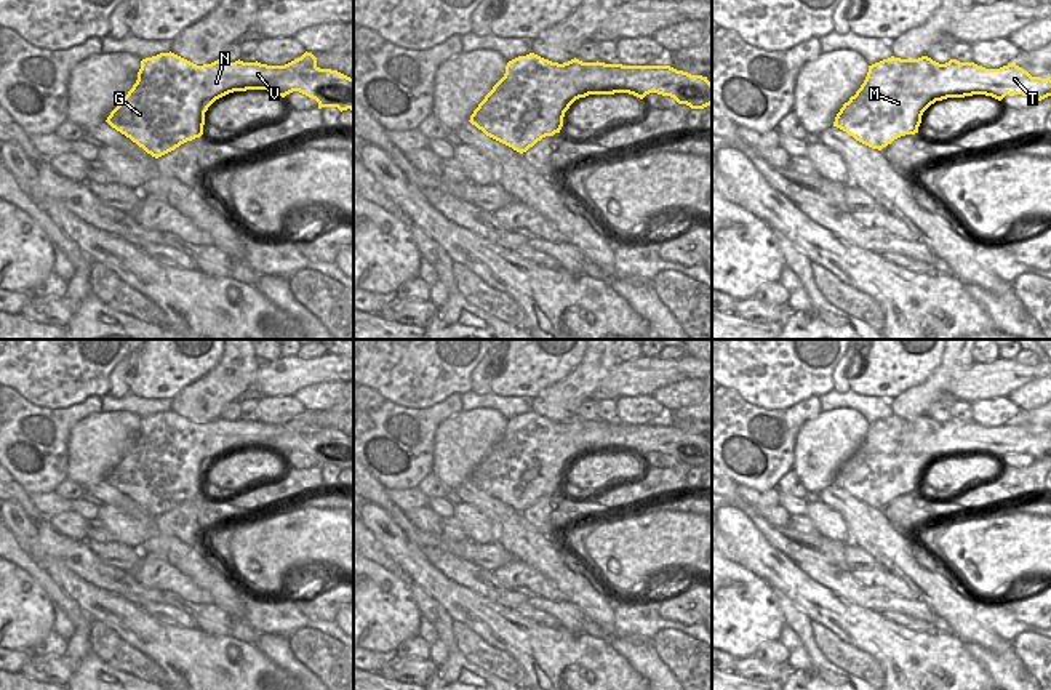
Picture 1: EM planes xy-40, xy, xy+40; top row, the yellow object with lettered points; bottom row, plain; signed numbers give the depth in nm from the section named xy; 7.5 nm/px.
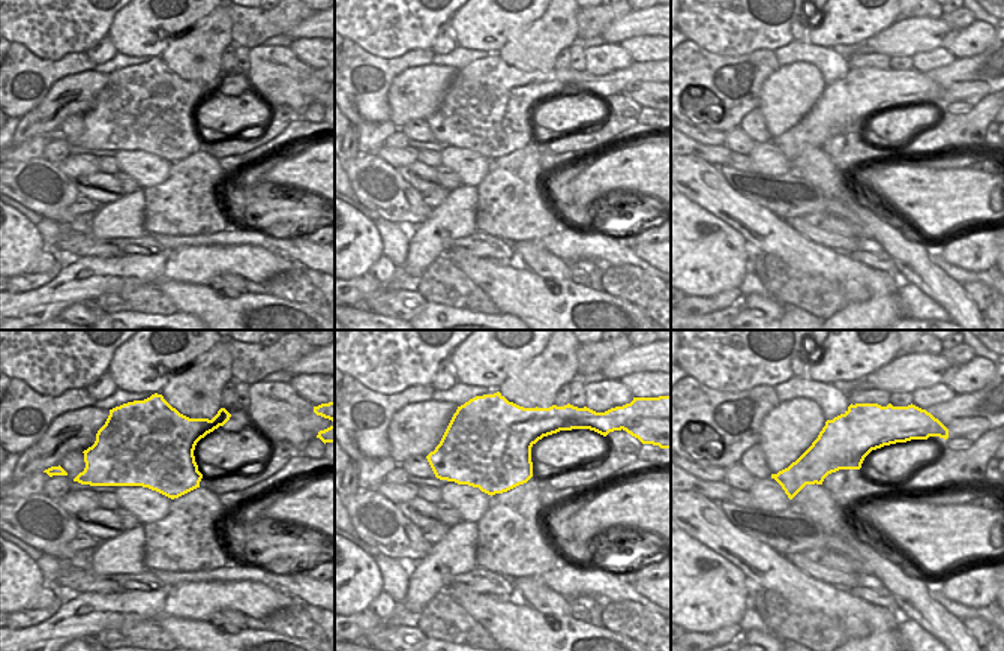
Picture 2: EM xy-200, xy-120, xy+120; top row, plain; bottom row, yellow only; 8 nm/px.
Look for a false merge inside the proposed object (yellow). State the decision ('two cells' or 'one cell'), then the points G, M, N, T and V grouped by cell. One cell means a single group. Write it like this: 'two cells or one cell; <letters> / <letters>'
two cells; G M N V / T

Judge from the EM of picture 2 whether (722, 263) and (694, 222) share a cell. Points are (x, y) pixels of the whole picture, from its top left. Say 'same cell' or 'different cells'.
same cell

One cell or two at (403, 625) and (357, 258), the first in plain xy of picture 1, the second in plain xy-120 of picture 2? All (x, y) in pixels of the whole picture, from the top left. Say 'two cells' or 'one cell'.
one cell

